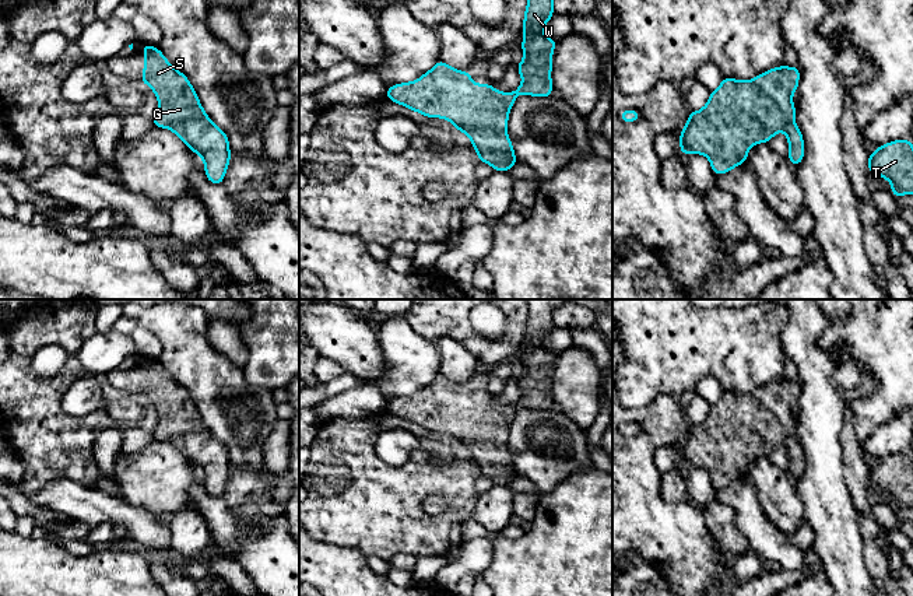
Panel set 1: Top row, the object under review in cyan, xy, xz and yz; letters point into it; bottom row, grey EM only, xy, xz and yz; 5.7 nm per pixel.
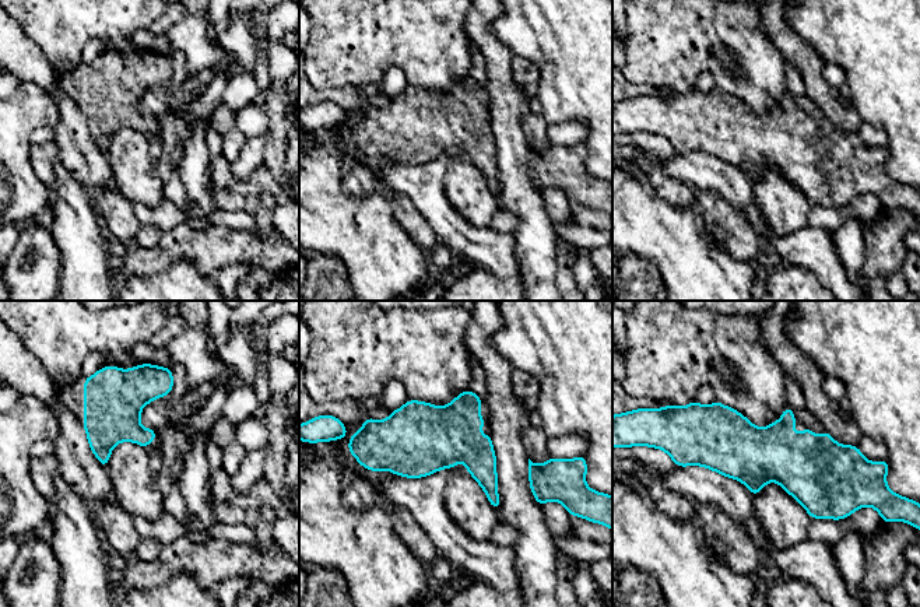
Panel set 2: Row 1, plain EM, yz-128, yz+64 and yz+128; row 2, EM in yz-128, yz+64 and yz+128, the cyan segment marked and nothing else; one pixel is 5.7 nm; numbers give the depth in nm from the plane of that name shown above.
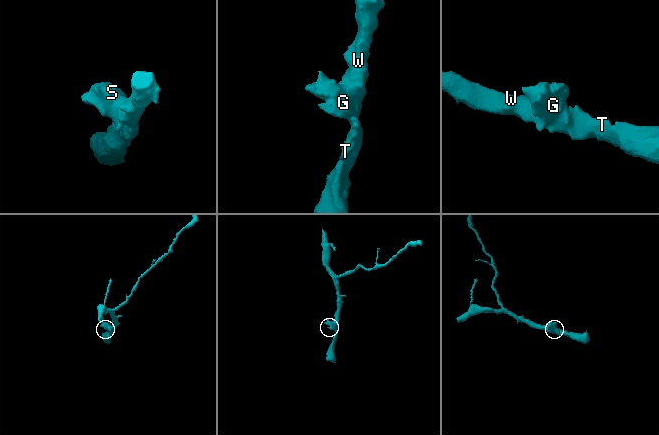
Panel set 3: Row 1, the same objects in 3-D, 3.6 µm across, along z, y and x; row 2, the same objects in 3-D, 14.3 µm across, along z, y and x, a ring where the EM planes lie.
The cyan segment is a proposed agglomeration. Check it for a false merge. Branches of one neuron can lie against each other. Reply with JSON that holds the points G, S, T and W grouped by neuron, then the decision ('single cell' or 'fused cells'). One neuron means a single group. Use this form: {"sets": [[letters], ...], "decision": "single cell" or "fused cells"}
{"sets": [["G", "S", "T", "W"]], "decision": "single cell"}

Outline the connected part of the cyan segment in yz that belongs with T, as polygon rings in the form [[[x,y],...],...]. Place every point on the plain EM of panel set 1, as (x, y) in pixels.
[[[912,452],[889,455],[868,467],[868,485],[889,494],[892,497],[889,505],[895,511],[913,508]]]

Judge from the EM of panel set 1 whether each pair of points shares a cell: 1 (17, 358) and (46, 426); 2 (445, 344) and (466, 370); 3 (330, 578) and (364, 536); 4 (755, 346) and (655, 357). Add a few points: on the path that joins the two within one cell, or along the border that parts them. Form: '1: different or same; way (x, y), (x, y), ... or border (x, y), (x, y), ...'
1: same; way (17, 375), (17, 391), (35, 409)
2: same; way (450, 350), (460, 364)
3: different; border (322, 542), (355, 547), (367, 556)
4: same; way (730, 346), (680, 346)

